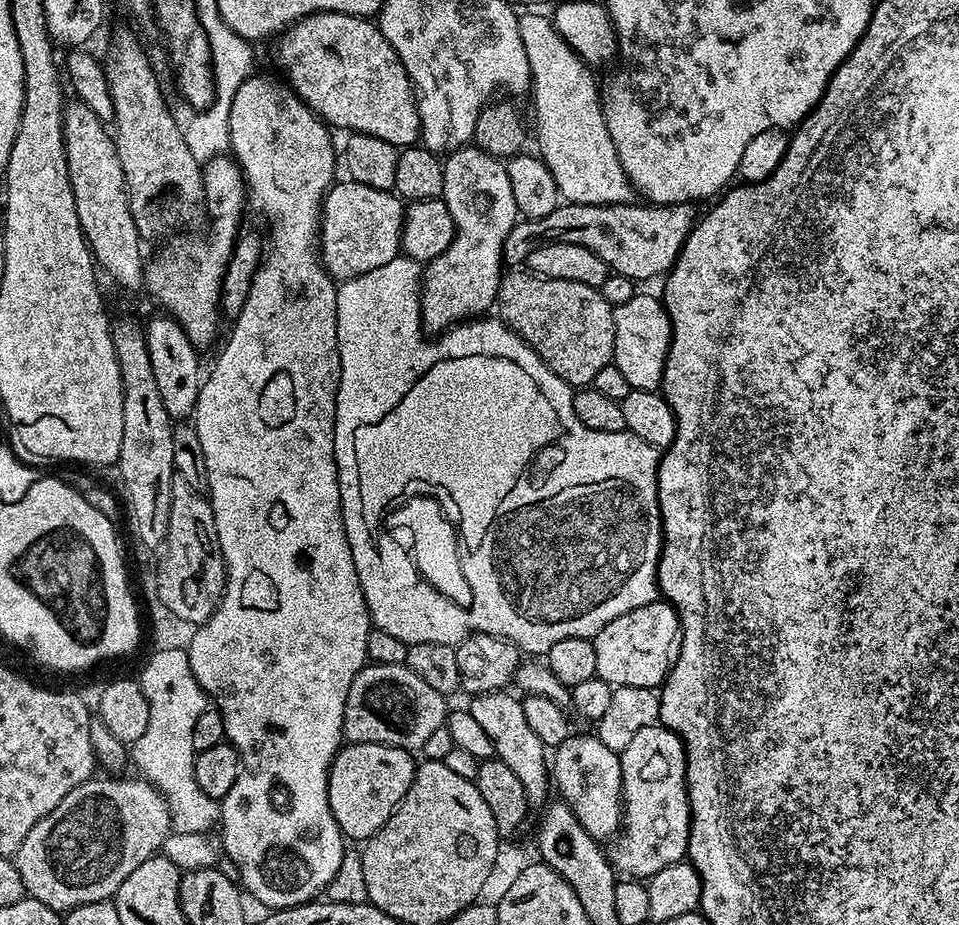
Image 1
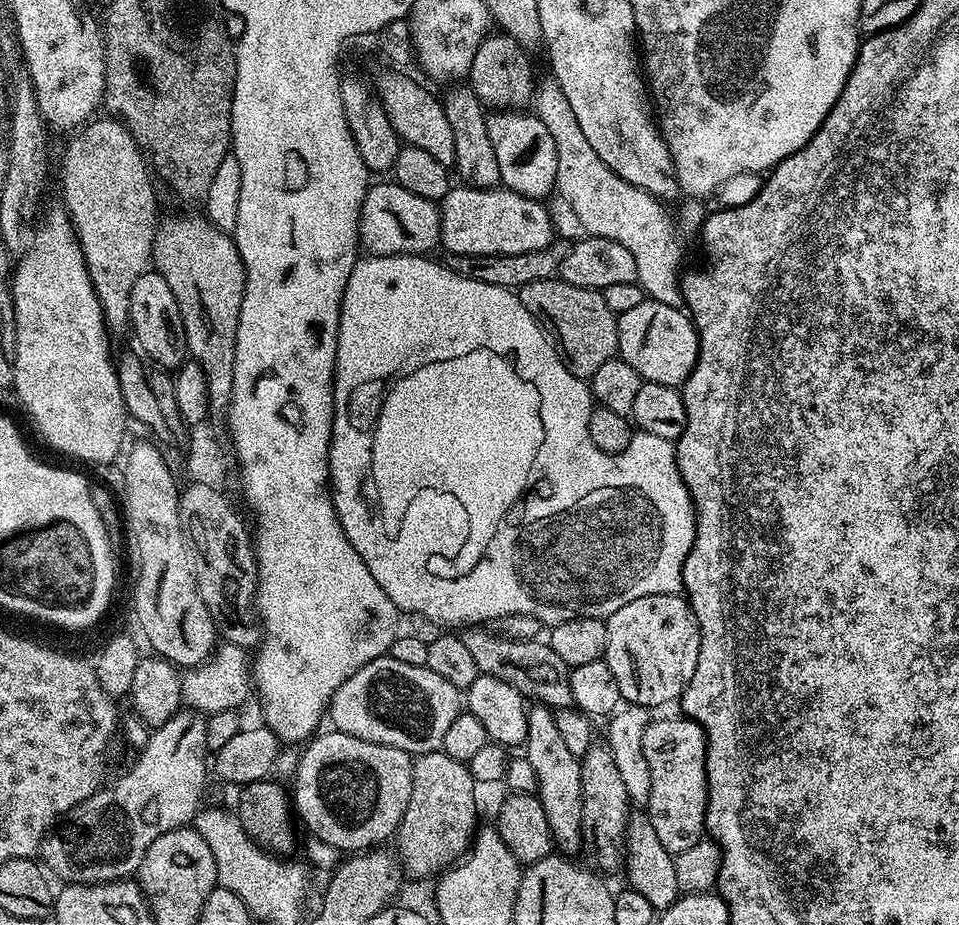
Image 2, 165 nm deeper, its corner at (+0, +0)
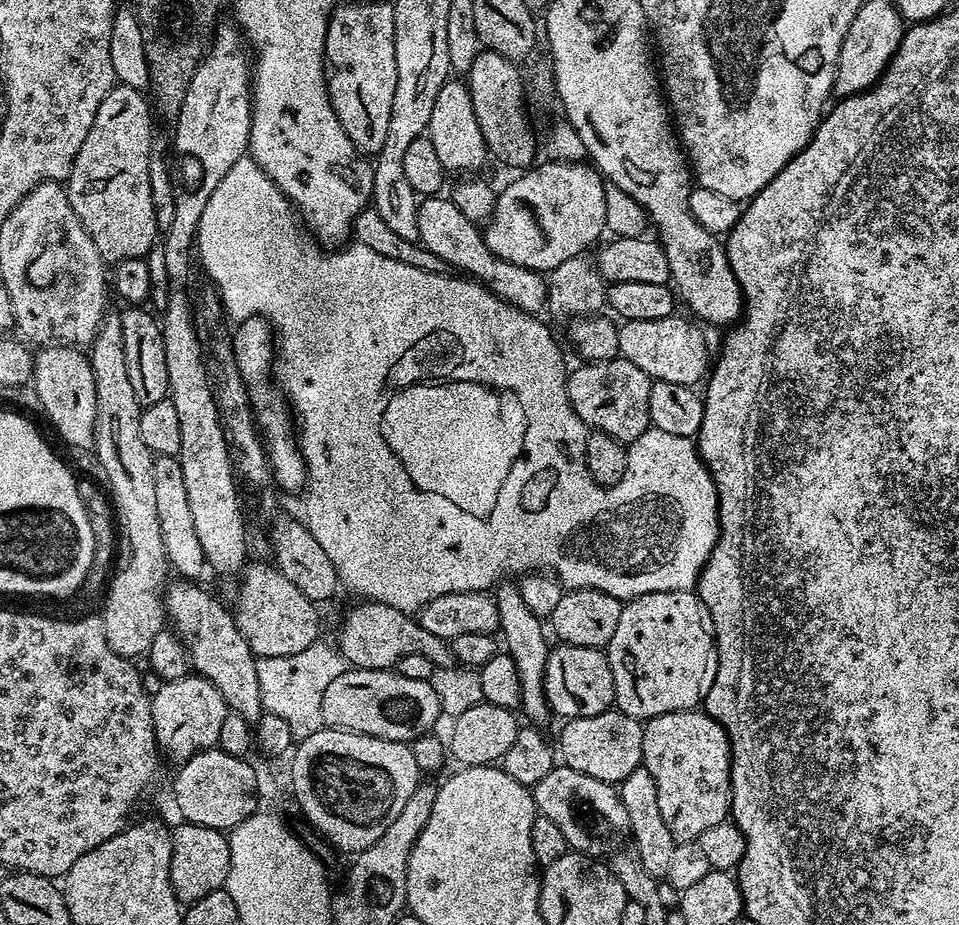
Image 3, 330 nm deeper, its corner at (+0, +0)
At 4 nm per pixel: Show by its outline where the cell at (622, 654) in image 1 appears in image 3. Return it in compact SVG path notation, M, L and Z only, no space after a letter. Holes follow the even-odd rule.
M695 591L651 592L627 601L618 618L618 627L614 629L614 638L610 638L608 643L606 655L614 678L615 707L641 722L658 714L695 709L708 695L710 686L714 686L714 678L718 674L716 631L710 610L706 610Z

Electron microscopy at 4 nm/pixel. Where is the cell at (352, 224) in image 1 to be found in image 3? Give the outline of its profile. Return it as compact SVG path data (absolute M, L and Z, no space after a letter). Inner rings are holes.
M437 194L419 201L418 210L418 232L420 234L419 243L428 251L432 251L449 264L451 269L457 273L467 274L475 278L484 287L490 289L496 296L501 296L516 308L521 308L523 312L539 313L548 302L548 286L545 277L539 272L514 266L486 246L483 231L458 206L454 206L451 198L445 198Z

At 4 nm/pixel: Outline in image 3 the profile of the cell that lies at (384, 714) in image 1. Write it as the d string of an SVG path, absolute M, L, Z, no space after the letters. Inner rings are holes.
M349 667L322 694L322 718L329 728L341 728L347 732L361 732L367 736L377 736L387 740L402 740L411 742L419 736L429 735L436 724L436 719L441 719L442 713L439 698L434 692L434 687L427 680L402 678L395 670L382 668L354 668Z

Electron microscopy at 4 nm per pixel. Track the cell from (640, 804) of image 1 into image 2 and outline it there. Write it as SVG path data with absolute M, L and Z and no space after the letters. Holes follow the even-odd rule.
M653 719L646 734L642 734L642 750L650 765L650 798L646 817L662 846L673 854L690 850L690 846L705 835L704 815L708 805L708 779L704 769L708 739L698 722L679 719Z

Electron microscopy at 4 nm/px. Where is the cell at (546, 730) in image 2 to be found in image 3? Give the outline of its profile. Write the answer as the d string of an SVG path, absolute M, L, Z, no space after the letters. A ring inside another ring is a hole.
M501 582L496 585L494 595L498 606L498 618L500 619L499 631L504 632L502 644L506 653L517 664L518 678L521 680L519 707L522 711L524 710L525 717L523 716L523 719L529 725L544 726L548 716L550 717L548 699L544 693L544 675L546 674L546 662L550 651L545 625L544 628L540 625L543 624L541 617L533 614L530 606L526 606L526 602L522 600L519 583Z

